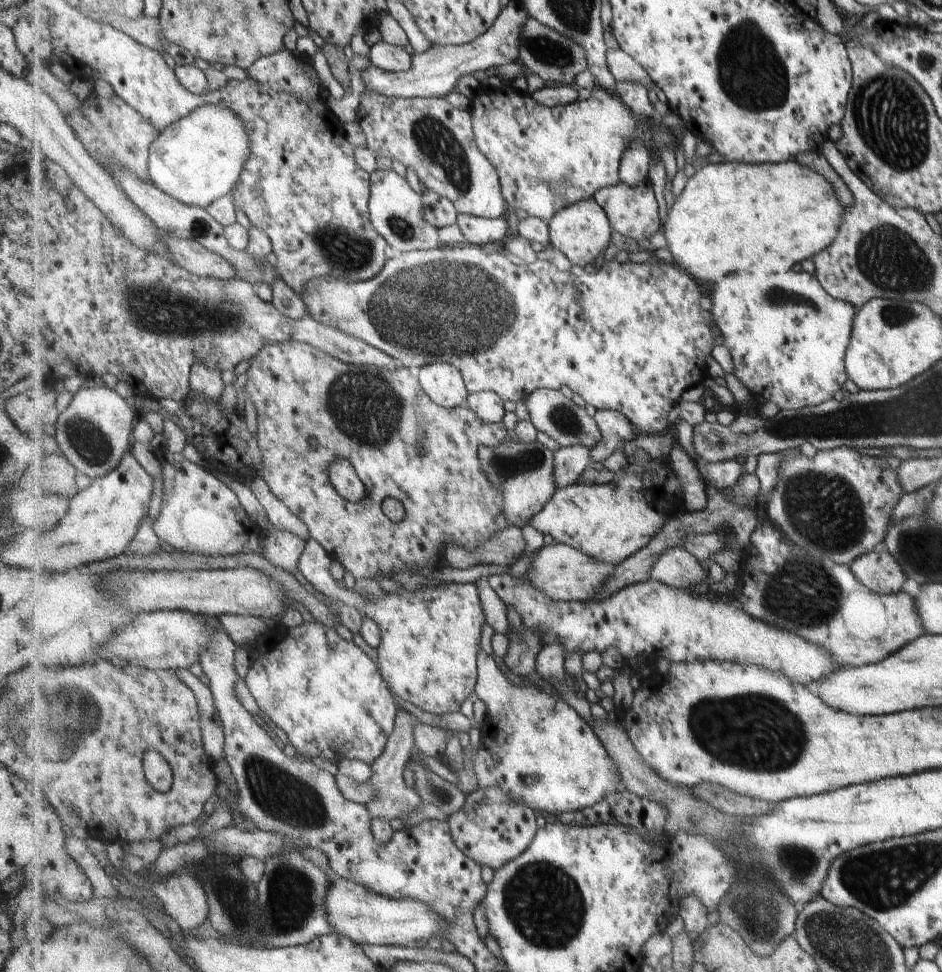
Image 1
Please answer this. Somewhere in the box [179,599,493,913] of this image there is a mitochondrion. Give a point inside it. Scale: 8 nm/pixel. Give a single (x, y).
(284, 797)

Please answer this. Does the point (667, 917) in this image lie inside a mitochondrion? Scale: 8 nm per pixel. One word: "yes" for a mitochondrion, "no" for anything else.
no

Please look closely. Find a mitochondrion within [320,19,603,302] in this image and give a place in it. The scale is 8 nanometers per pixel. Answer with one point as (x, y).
(433, 139)

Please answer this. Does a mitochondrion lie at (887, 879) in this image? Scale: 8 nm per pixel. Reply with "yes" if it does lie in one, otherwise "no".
yes

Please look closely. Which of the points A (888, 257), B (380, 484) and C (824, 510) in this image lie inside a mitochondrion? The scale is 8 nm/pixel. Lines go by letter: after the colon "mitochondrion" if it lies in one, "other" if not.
A: mitochondrion
B: other
C: mitochondrion

